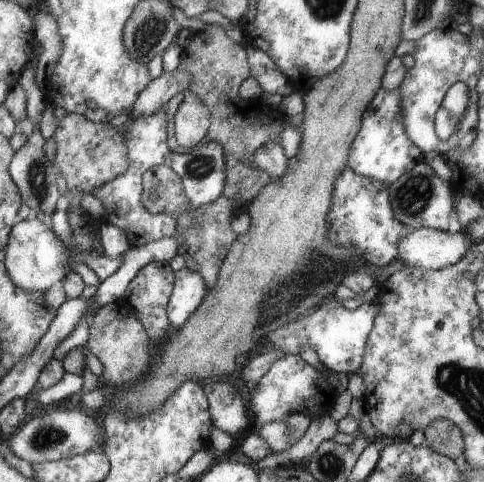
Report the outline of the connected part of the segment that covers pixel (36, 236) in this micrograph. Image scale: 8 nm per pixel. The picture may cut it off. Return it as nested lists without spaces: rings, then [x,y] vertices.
[[[33,214],[15,226],[5,251],[8,272],[22,290],[45,293],[51,286],[60,285],[67,274],[72,272],[71,251],[63,239],[52,230],[50,224],[42,222],[42,217],[38,215]]]

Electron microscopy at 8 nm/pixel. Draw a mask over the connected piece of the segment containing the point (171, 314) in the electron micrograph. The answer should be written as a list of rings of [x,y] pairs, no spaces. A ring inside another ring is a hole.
[[[187,267],[174,272],[174,289],[167,305],[167,318],[178,330],[182,328],[210,293],[206,280]]]

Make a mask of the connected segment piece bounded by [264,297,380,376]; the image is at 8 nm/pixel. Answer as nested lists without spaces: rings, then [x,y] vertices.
[[[331,297],[306,315],[276,328],[273,332],[268,332],[264,340],[272,344],[276,350],[284,350],[287,355],[299,355],[302,354],[302,350],[312,348],[328,371],[354,375],[363,365],[367,340],[376,326],[375,318],[378,317],[379,311],[378,303],[365,301],[355,310],[346,310],[340,302]]]

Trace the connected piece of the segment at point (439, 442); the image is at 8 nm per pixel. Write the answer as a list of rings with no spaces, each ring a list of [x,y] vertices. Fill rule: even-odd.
[[[436,418],[431,426],[424,428],[424,446],[438,451],[440,455],[446,455],[452,460],[460,458],[466,450],[466,440],[463,432],[450,420]]]

